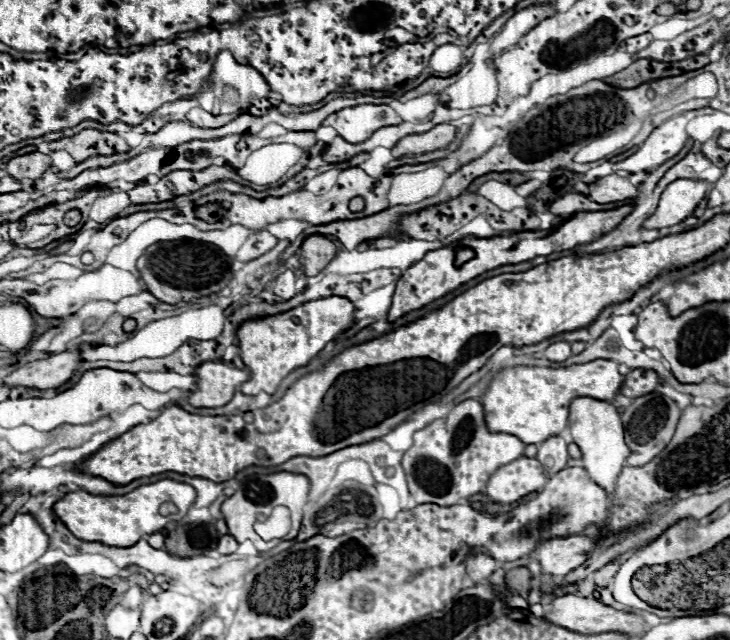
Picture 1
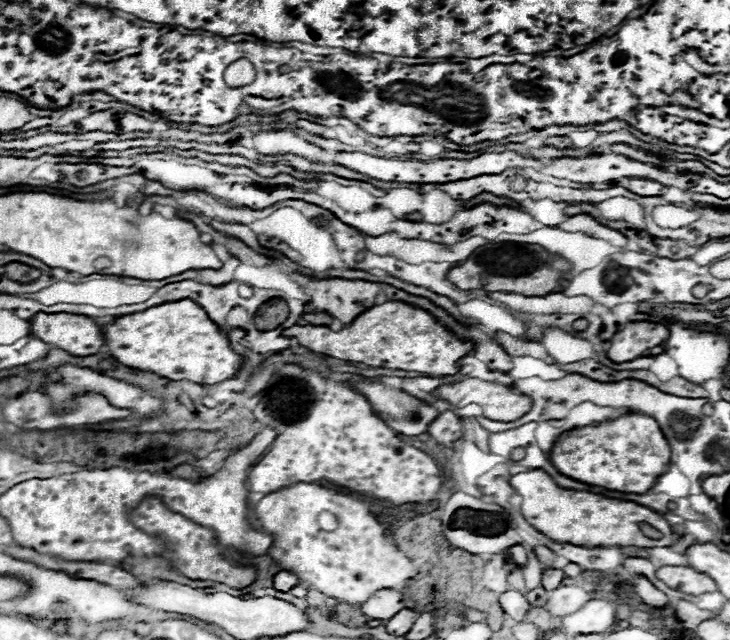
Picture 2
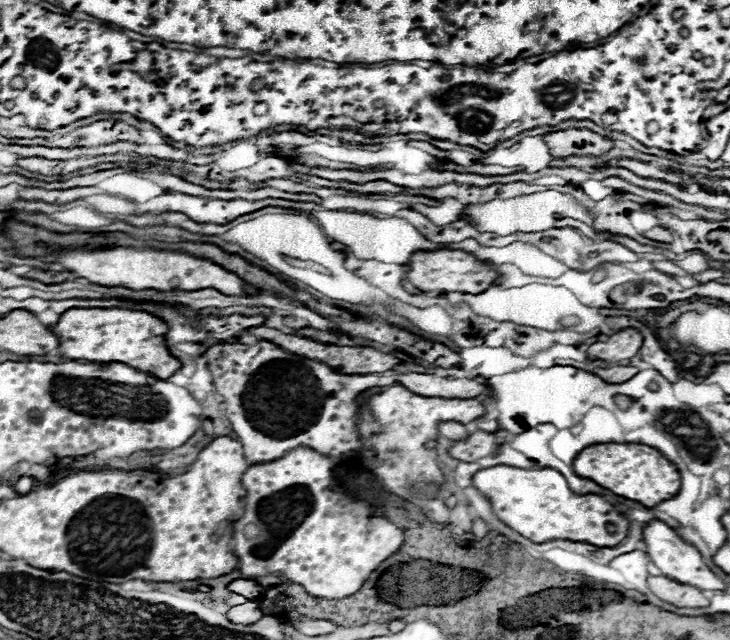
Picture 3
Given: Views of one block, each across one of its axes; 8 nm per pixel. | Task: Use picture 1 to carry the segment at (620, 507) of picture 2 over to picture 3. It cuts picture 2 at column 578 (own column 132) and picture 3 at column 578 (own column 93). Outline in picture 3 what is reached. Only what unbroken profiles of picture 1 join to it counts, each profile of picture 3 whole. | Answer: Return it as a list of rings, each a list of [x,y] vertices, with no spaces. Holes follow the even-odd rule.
[[[492,466],[478,470],[472,476],[472,484],[488,496],[492,512],[514,532],[530,538],[532,542],[544,542],[550,538],[568,538],[574,542],[588,542],[596,546],[616,546],[618,538],[610,532],[612,504],[596,494],[574,494],[566,478],[552,468],[524,470],[514,466]]]

